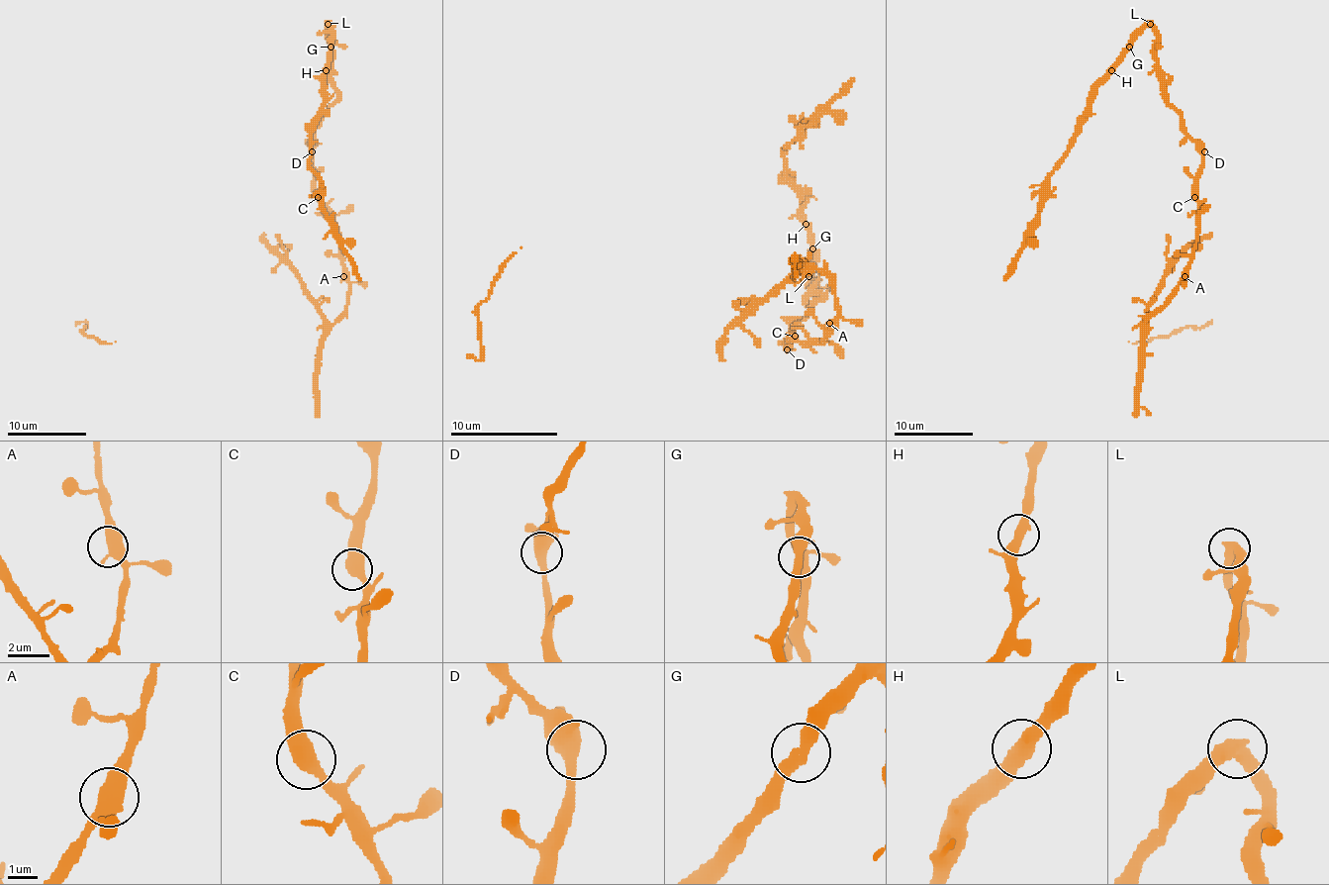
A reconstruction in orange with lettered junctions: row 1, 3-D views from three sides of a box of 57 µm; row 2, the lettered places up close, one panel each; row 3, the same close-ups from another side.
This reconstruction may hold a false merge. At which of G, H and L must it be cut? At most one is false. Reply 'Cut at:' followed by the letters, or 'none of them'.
Cut at: L

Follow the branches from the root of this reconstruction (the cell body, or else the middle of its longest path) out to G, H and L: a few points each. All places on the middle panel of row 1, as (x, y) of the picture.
G: (810, 342), (792, 342), (790, 346), (790, 328), (821, 299), (810, 285), (813, 247)
H: (810, 342), (792, 342), (790, 346), (790, 328), (821, 299), (810, 285), (813, 237), (806, 224)
L: (810, 342), (792, 342), (790, 346), (790, 328), (821, 299), (813, 290), (808, 277)

